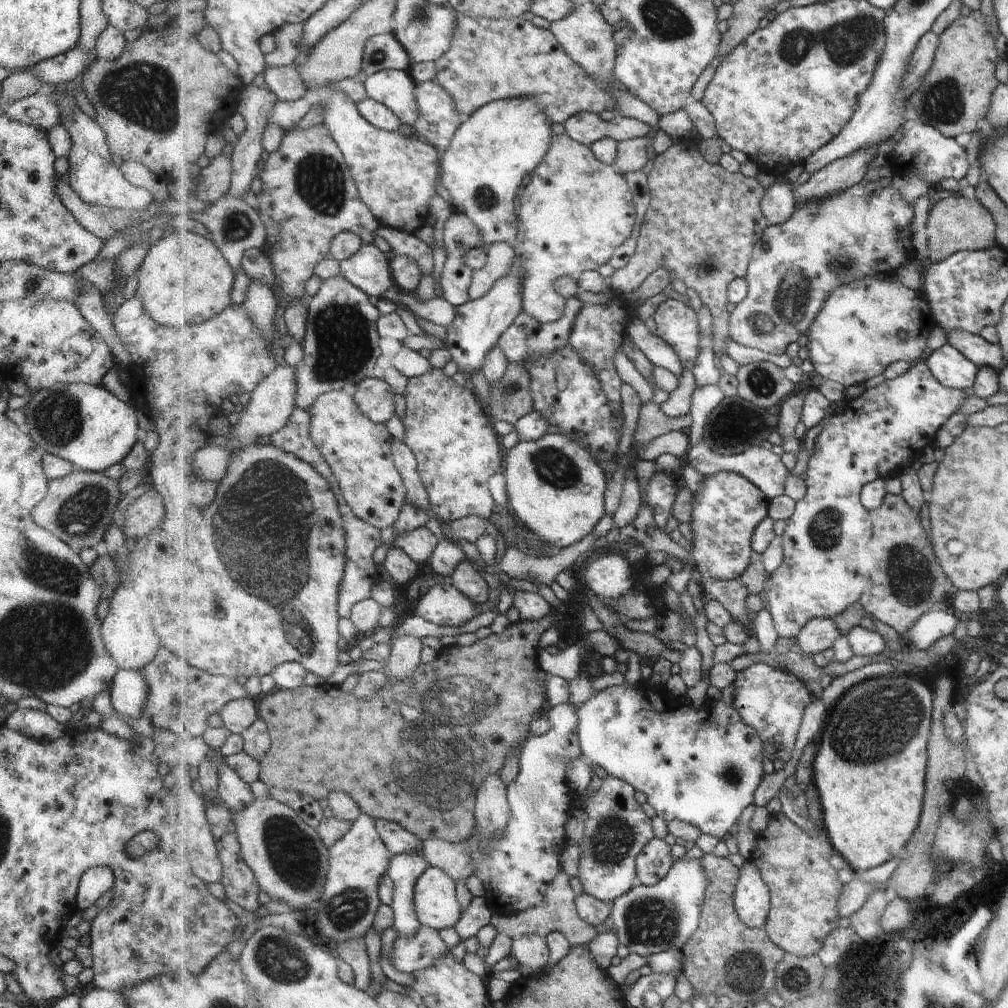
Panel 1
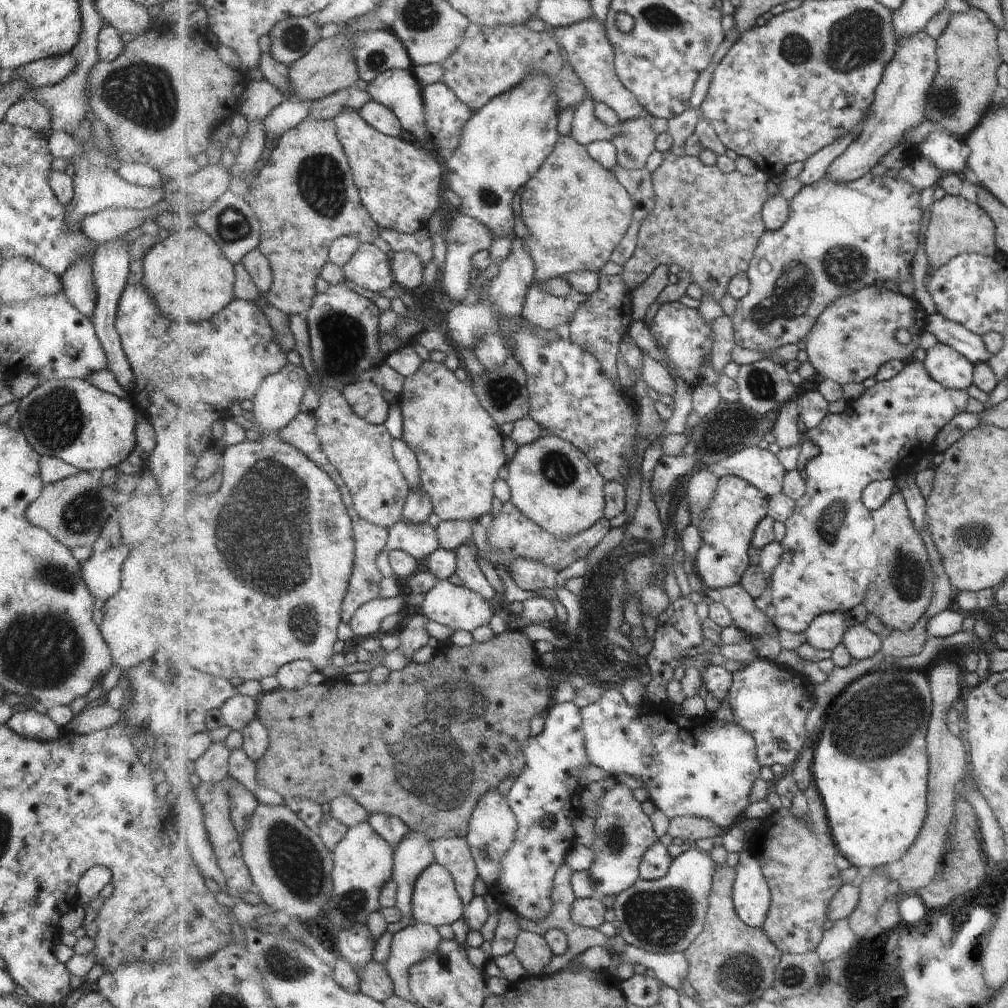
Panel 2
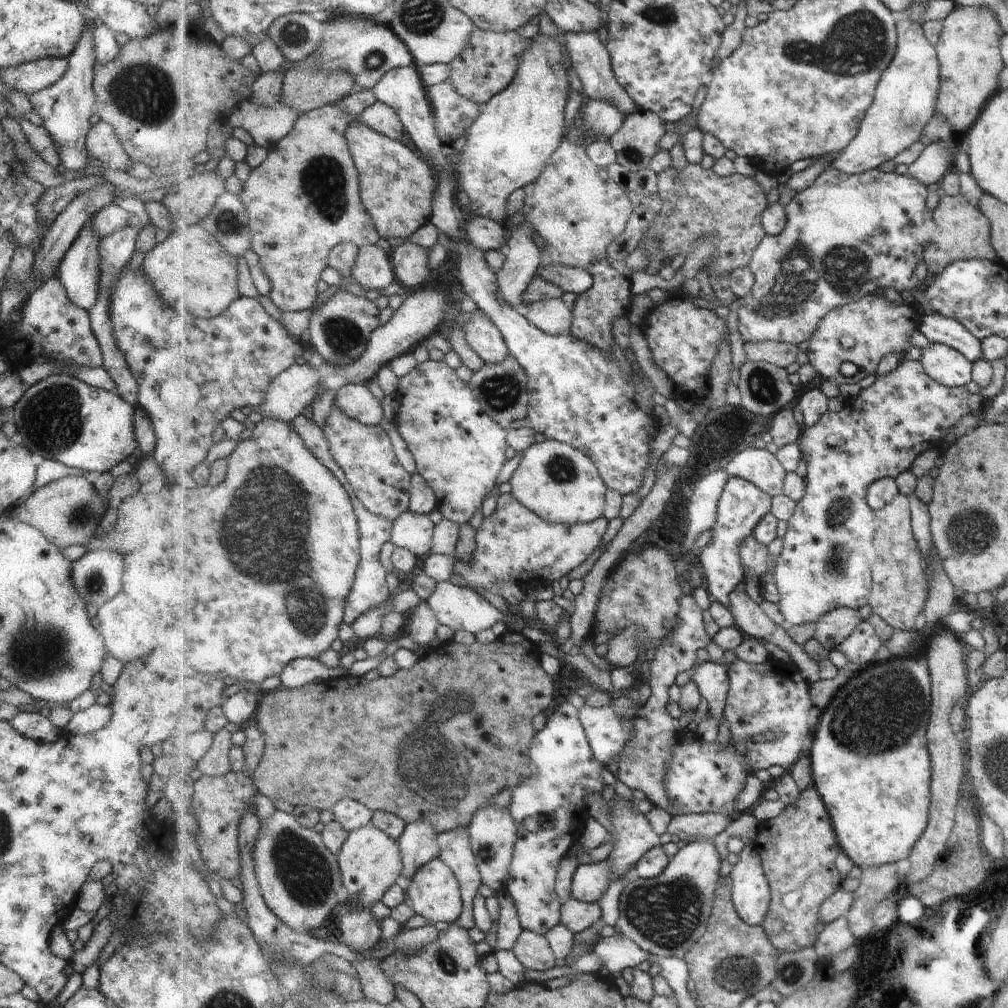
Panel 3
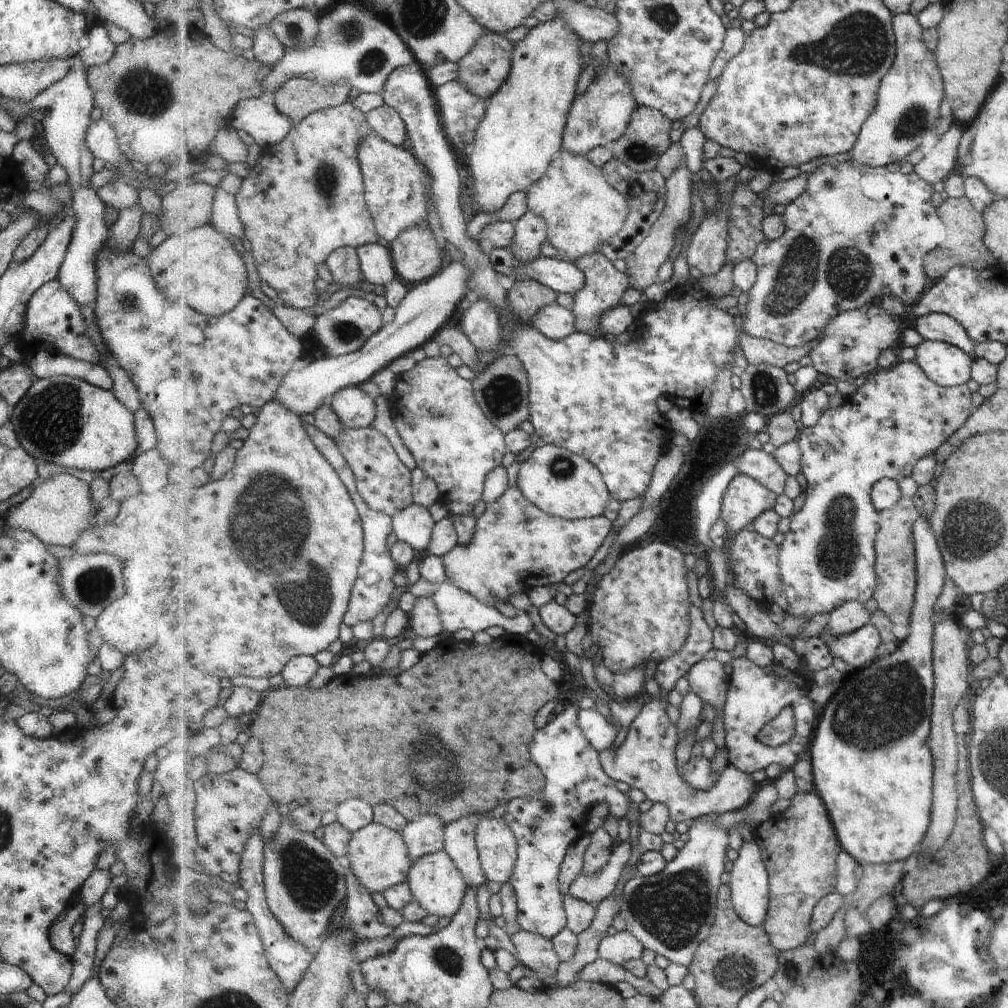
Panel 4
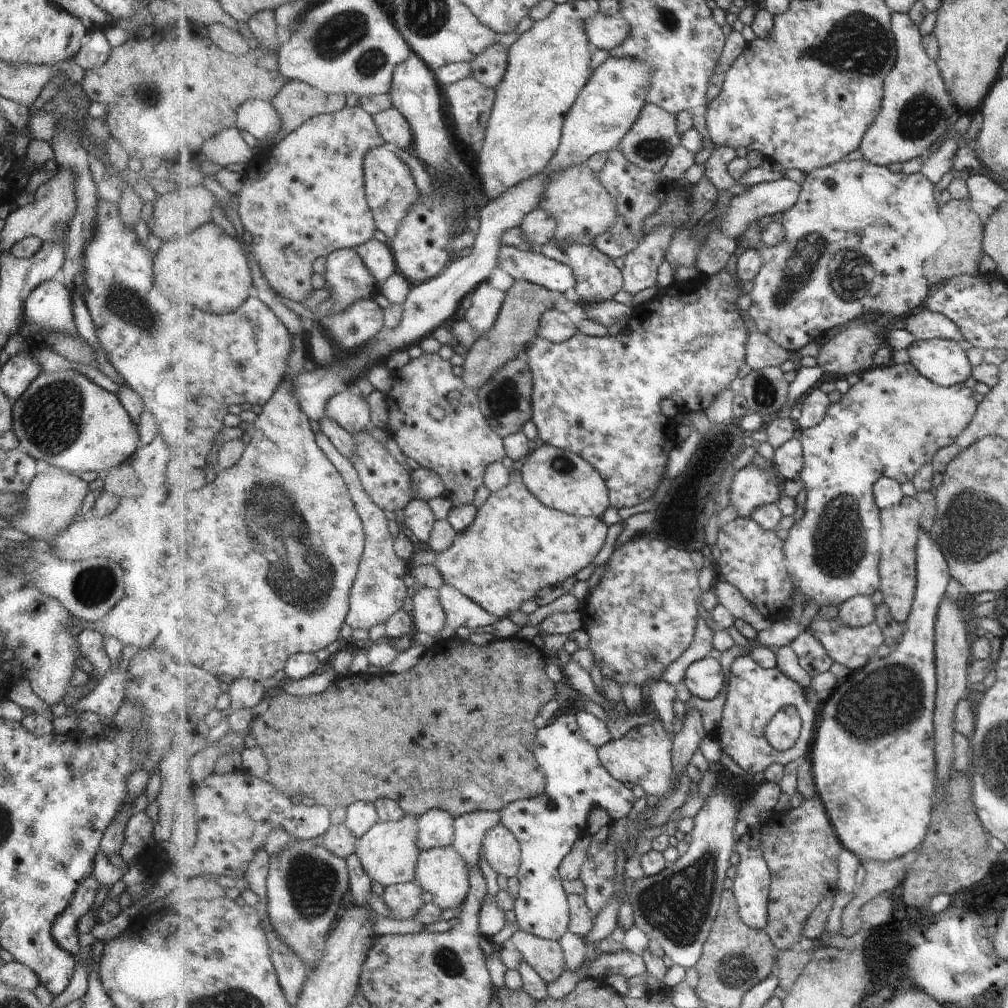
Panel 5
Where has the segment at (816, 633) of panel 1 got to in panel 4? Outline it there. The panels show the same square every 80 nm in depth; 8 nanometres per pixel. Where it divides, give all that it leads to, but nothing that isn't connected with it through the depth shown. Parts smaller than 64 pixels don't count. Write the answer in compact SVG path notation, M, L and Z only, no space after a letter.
M860 600L846 602L843 606L830 612L828 634L836 639L844 634L849 634L869 625L872 613L866 603Z

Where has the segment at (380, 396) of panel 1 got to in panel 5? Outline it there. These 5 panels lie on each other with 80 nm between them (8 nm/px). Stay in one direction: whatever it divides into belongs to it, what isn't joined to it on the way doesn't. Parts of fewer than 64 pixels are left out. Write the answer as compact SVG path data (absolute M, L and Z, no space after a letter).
M352 387L329 400L326 414L352 436L356 436L372 426L369 404Z

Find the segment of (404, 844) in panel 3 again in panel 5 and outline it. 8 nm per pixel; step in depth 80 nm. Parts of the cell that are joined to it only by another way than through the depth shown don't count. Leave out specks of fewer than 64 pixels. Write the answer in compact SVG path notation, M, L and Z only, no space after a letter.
M428 810L418 818L418 821L418 847L421 851L433 847L446 847L454 841L456 818L448 810Z

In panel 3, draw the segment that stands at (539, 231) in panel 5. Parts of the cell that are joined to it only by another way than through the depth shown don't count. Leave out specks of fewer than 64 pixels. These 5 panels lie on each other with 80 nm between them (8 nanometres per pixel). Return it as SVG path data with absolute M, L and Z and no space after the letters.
M527 222L514 228L506 242L504 267L497 274L502 295L515 308L520 308L522 294L541 268L542 250L535 246L534 233L534 228Z

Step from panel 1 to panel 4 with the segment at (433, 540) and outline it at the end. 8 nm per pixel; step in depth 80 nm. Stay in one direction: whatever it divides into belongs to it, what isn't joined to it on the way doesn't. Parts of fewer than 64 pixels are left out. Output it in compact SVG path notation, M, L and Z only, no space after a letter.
M413 503L409 508L397 512L393 518L393 532L396 539L409 543L417 552L427 550L432 541L436 525L428 508Z

